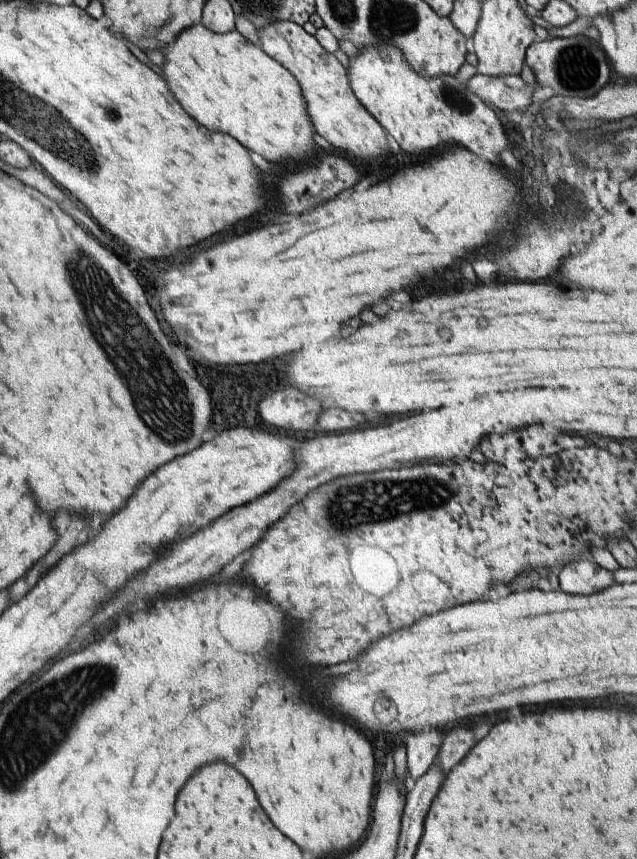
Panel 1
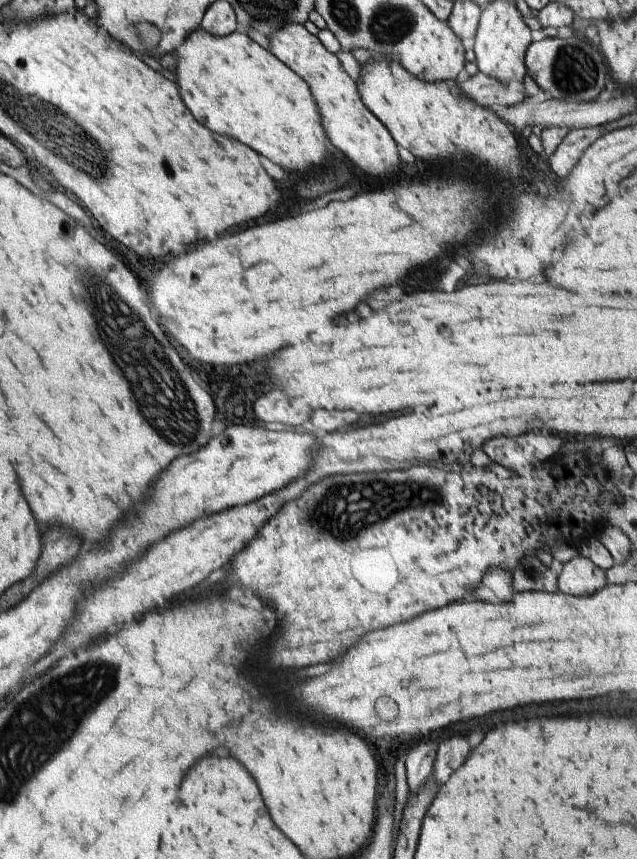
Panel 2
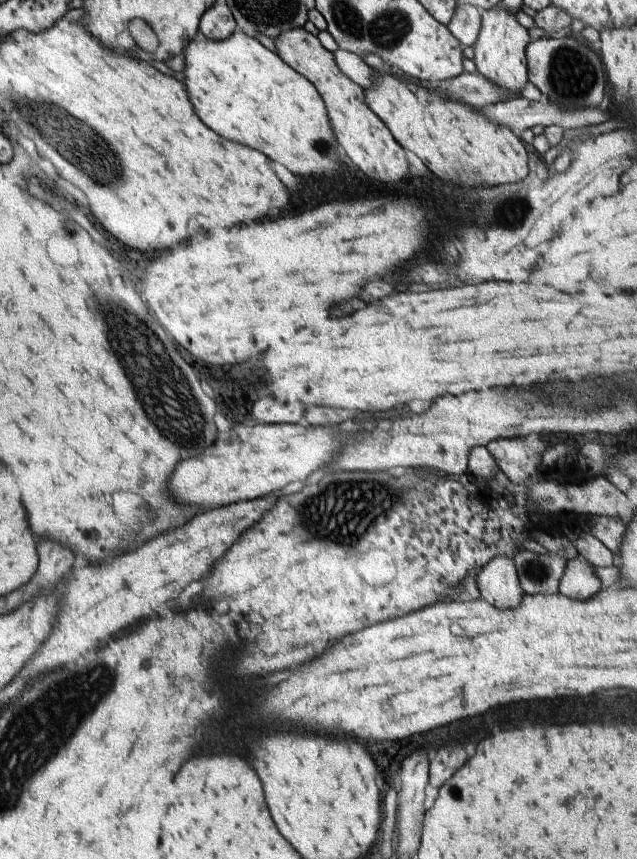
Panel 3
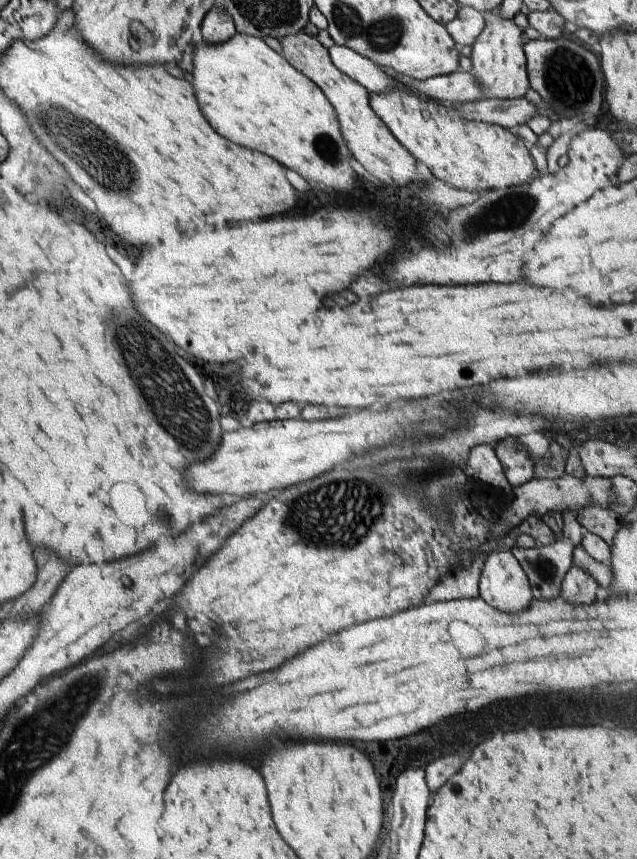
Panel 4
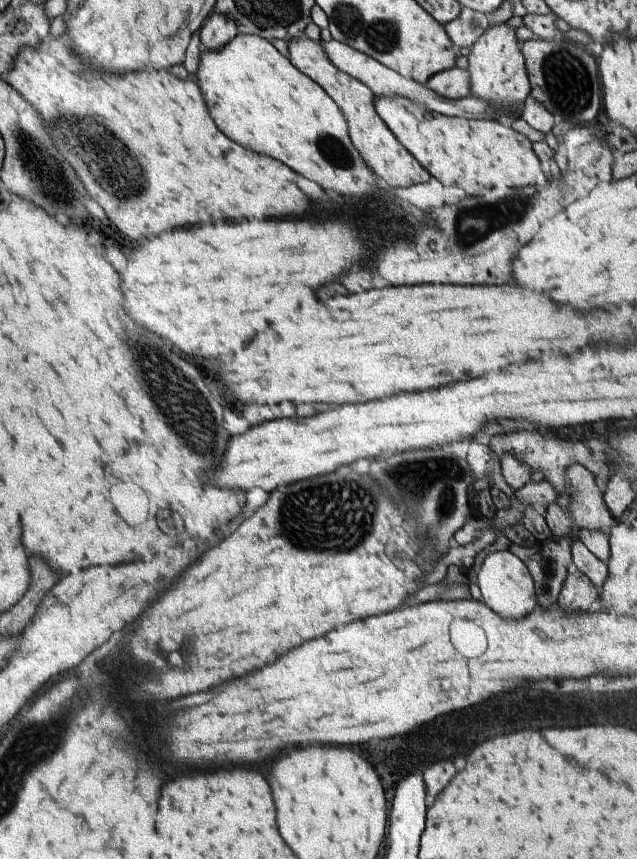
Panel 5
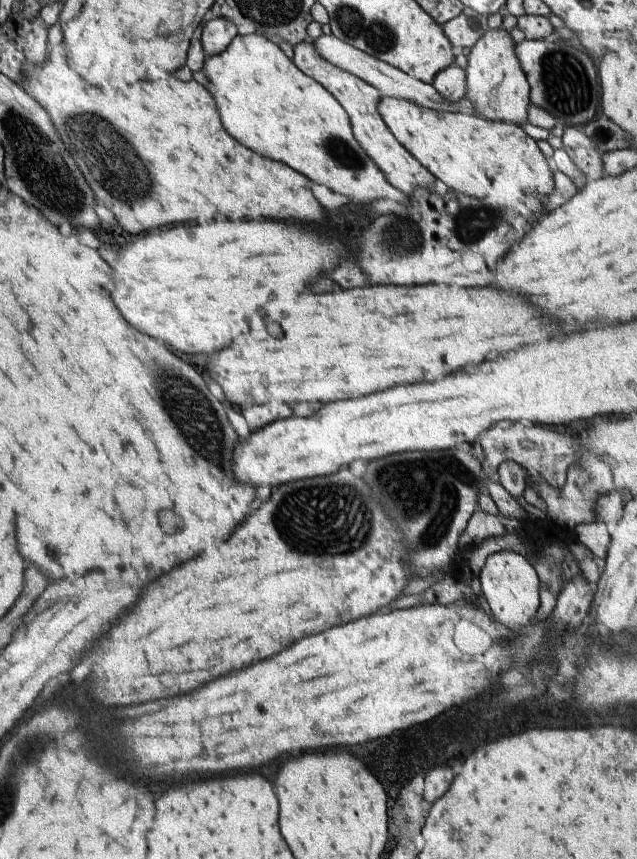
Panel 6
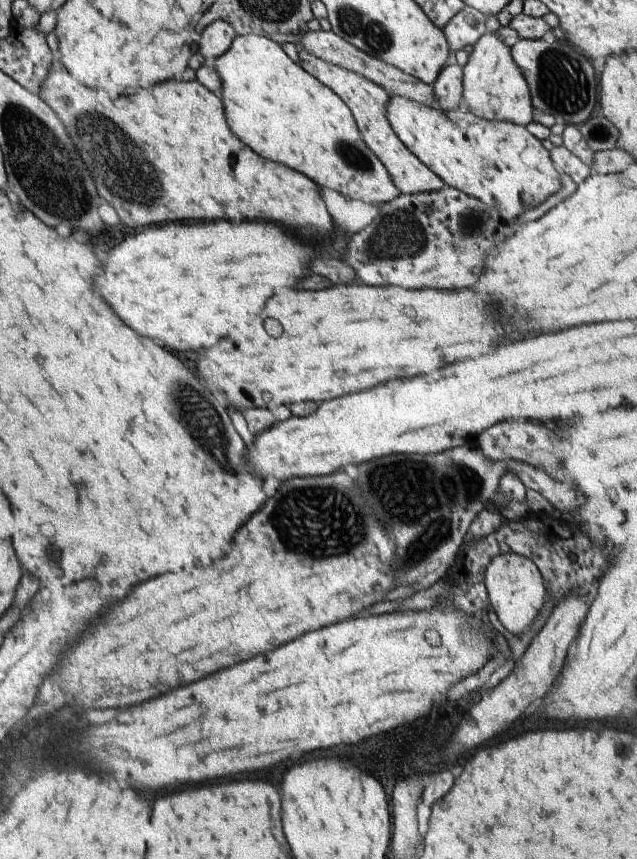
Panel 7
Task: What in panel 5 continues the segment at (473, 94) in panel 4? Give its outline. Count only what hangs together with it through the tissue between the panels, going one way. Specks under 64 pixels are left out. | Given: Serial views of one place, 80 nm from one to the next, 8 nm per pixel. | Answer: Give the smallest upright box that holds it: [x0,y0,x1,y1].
[424,67,471,100]

